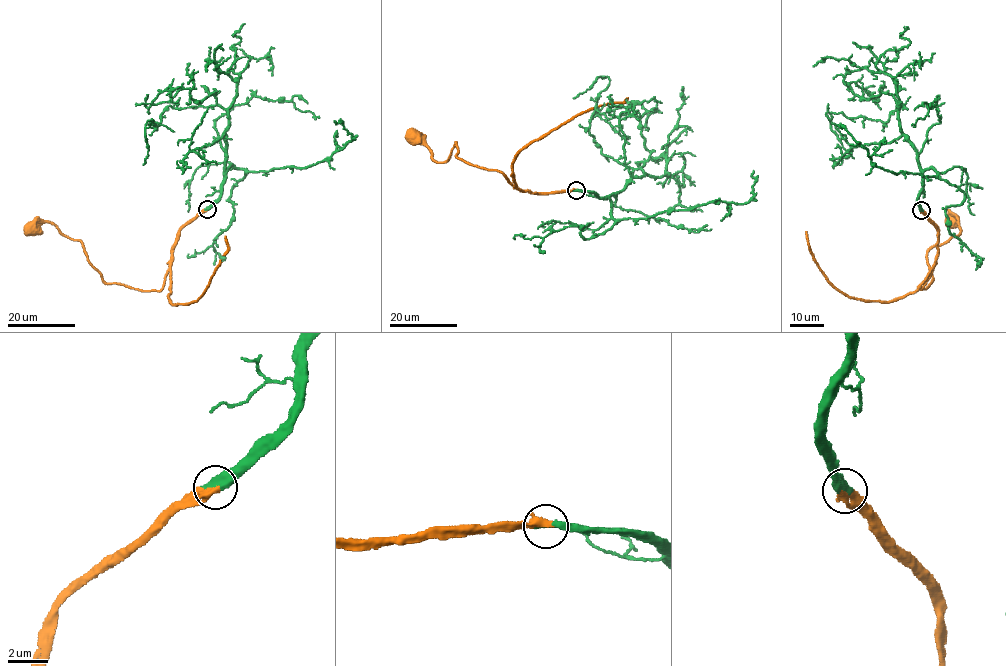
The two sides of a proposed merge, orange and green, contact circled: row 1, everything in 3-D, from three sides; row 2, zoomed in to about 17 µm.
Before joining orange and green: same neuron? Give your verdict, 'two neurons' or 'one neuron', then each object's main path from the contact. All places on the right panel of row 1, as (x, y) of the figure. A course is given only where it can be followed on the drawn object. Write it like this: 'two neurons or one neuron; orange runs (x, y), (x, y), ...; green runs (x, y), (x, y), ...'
one neuron; orange runs (922, 210), (937, 239), (936, 263), (922, 289), (933, 280), (927, 251), (960, 233), (957, 217), (952, 219); green runs (922, 210), (923, 173), (899, 121), (898, 106), (904, 106), (885, 122), (830, 112), (830, 128), (854, 158)

